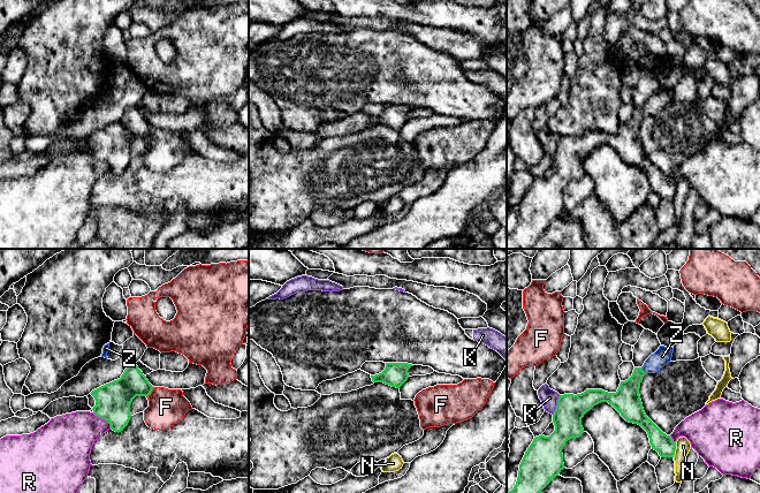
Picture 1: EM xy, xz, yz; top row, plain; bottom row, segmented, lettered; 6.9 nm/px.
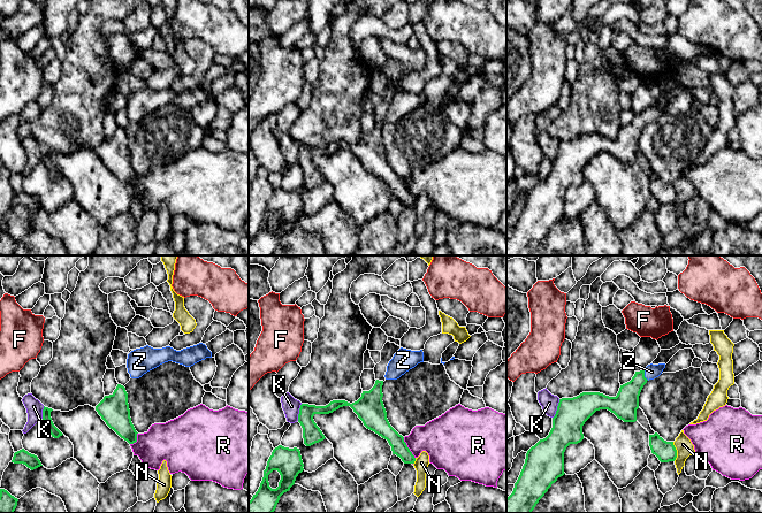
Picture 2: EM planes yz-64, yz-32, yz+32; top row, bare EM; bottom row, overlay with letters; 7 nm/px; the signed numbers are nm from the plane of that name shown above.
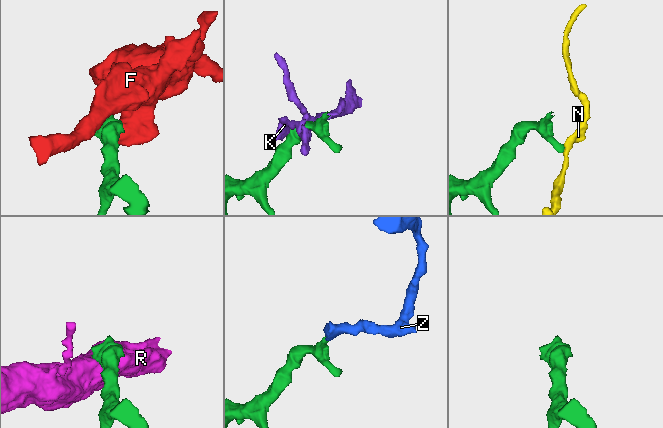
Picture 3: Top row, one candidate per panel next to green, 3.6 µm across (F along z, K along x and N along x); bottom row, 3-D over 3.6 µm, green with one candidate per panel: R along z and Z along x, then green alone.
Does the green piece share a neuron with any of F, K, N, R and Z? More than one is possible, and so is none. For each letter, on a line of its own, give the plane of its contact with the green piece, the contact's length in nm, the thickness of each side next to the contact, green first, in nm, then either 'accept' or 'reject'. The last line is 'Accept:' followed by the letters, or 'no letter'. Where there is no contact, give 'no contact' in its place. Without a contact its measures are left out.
F: xy | 90 nm | 220/260 nm | reject
K: yz | 150 nm | 200/120 nm | reject
N: yz | 110 nm | 140/110 nm | reject
R: xy | 170 nm | 240/320 nm | reject
Z: yz | 50 nm | 190/120 nm | accept
Accept: Z

